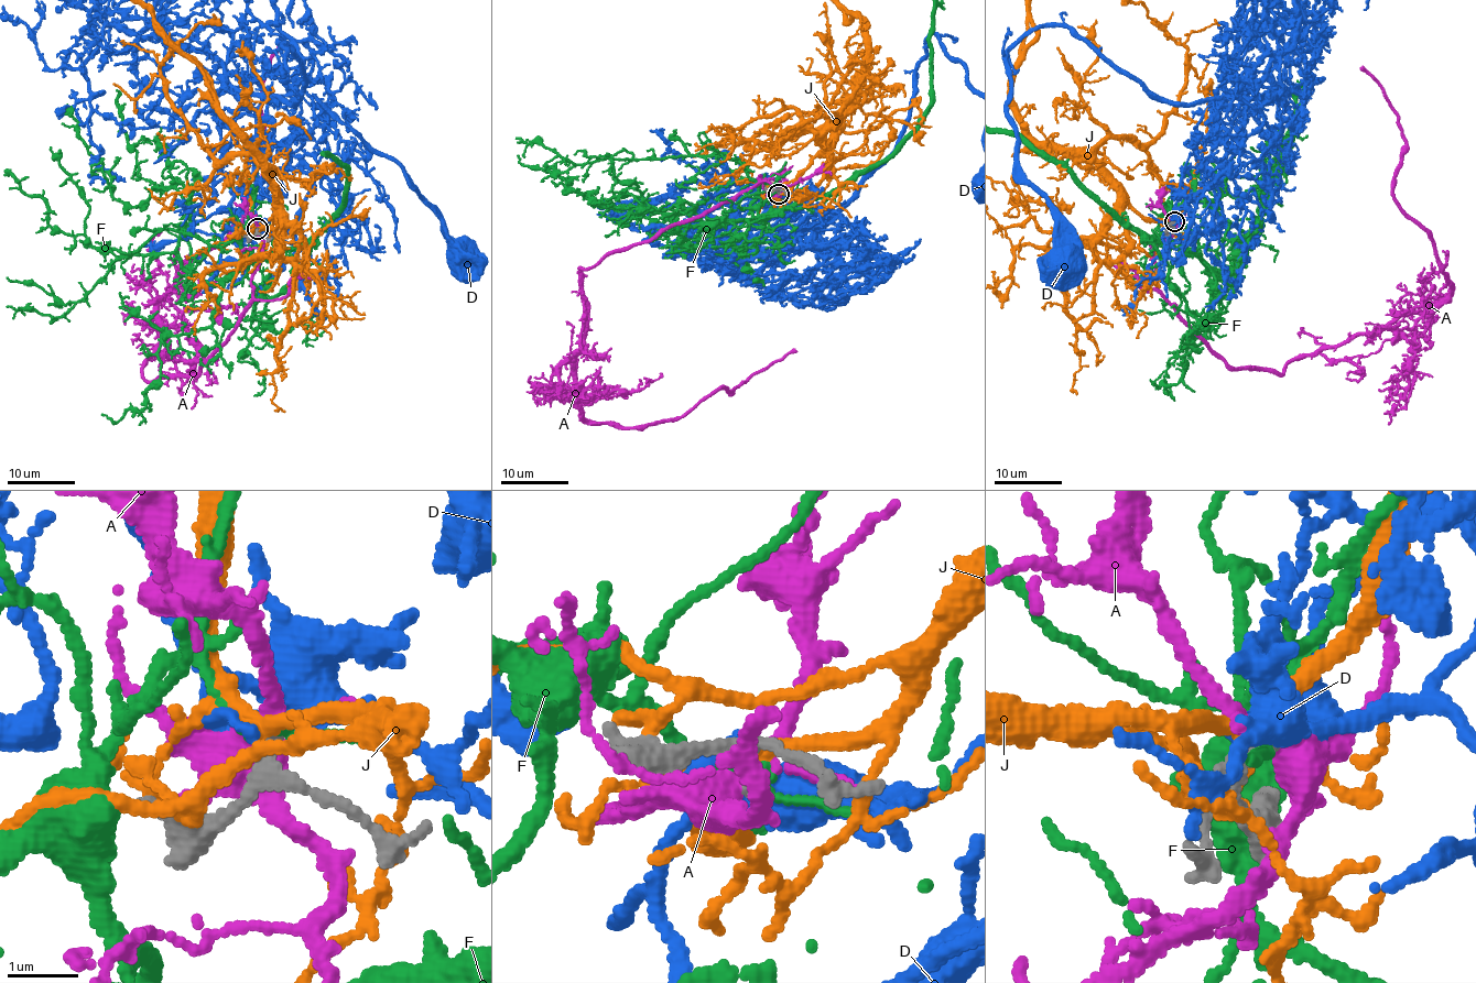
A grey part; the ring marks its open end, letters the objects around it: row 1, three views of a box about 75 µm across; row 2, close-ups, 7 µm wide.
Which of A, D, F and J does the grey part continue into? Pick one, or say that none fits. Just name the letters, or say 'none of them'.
D

